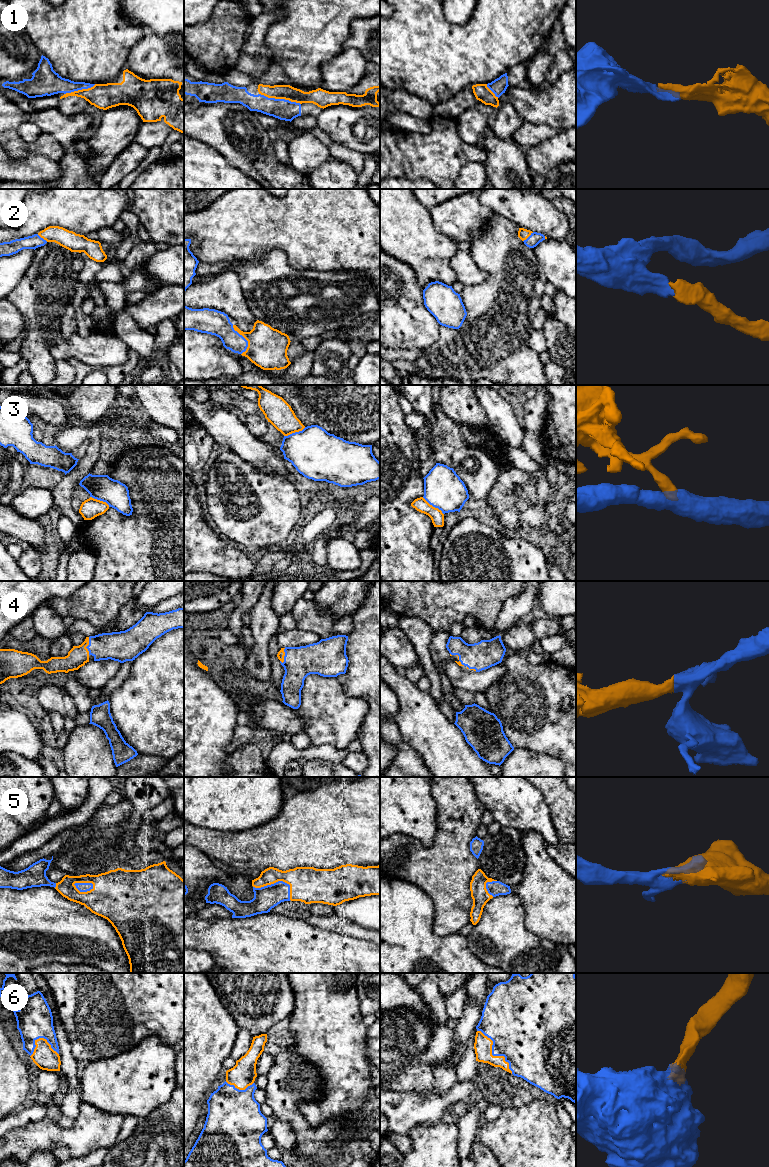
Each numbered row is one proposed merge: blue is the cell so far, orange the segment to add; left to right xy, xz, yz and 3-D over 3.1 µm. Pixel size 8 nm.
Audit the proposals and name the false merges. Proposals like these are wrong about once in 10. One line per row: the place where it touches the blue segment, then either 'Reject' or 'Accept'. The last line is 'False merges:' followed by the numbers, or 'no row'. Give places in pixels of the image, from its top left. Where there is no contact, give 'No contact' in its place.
1: Touches blue at xz (280, 99). Accept
2: Touches blue at xz (245, 339). Accept
3: Touches blue at yz (433, 506). Reject
4: Touches blue at xy (87, 646). Accept
5: Touches blue at xz (278, 881). Accept
6: Touches blue at yz (492, 1054). Accept
False merges: 3

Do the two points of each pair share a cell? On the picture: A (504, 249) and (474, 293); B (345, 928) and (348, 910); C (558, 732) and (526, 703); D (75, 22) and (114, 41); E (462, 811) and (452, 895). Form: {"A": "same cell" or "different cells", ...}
{"A": "same cell", "B": "different cells", "C": "same cell", "D": "same cell", "E": "same cell"}

